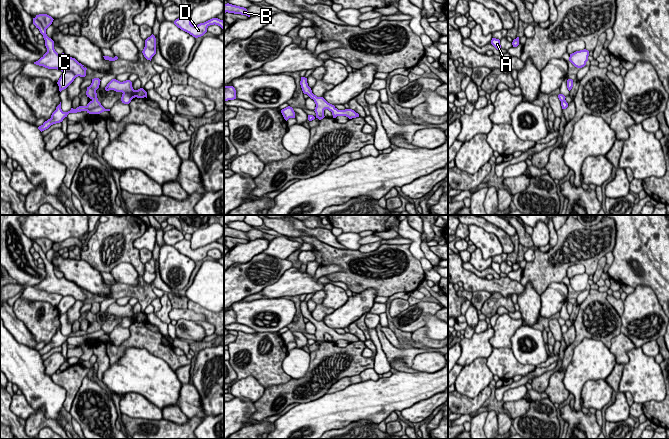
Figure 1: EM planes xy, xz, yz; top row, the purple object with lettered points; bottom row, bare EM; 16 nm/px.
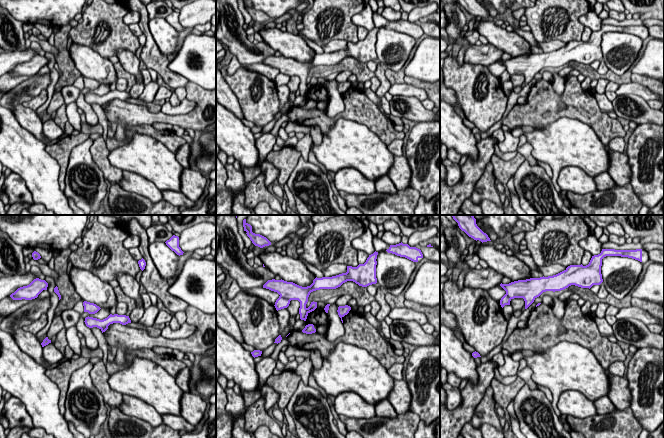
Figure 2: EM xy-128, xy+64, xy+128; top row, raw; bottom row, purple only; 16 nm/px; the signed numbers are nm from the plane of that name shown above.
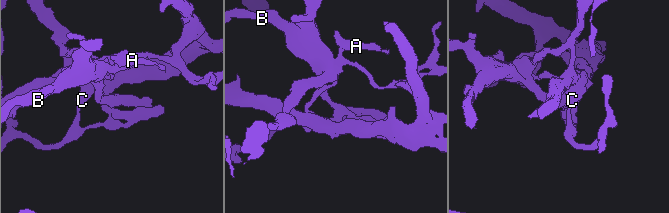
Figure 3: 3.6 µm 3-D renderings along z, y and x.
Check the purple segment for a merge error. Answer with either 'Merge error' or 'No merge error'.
Merge error

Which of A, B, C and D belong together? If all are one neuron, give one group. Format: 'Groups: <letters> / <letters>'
Groups: A C D / B

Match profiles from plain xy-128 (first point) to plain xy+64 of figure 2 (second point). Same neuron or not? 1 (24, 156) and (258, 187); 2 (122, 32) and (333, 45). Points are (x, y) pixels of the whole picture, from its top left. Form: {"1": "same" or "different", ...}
{"1": "different", "2": "different"}

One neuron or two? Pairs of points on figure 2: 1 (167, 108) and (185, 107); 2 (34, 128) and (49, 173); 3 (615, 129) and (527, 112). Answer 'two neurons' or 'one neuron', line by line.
1: one neuron
2: two neurons
3: one neuron

